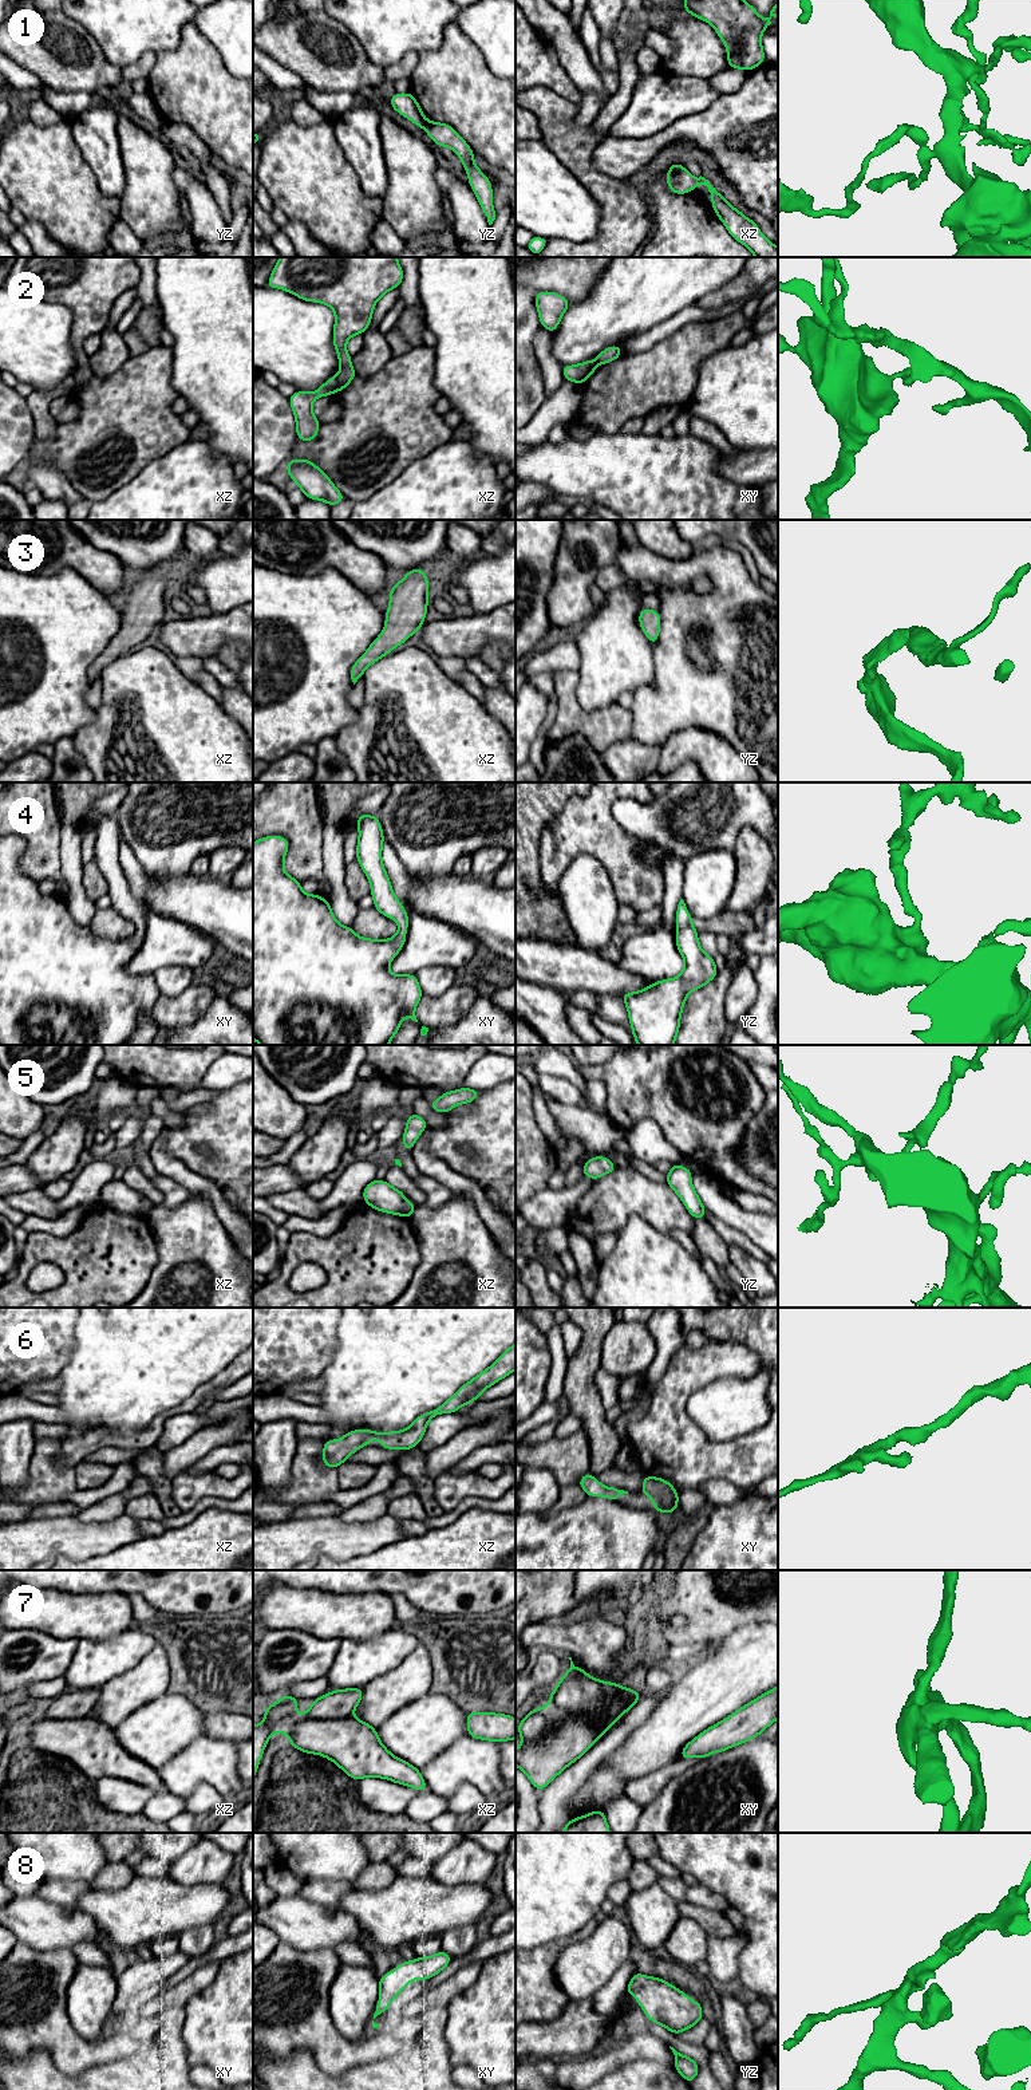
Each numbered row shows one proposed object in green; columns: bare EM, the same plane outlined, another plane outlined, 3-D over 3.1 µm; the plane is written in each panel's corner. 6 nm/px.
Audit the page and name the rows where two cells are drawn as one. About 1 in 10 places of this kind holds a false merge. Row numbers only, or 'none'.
1, 2

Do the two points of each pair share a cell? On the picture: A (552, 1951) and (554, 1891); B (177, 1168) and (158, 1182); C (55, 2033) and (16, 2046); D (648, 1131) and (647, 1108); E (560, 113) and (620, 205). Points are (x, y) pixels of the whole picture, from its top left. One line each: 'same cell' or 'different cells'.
A: different cells
B: different cells
C: same cell
D: different cells
E: same cell

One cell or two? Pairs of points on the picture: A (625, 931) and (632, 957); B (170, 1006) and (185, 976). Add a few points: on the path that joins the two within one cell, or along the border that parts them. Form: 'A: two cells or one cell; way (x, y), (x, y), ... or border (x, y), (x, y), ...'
A: two cells; border (633, 933), (625, 939), (621, 955), (615, 962)
B: two cells; border (192, 984), (178, 994), (161, 996)

